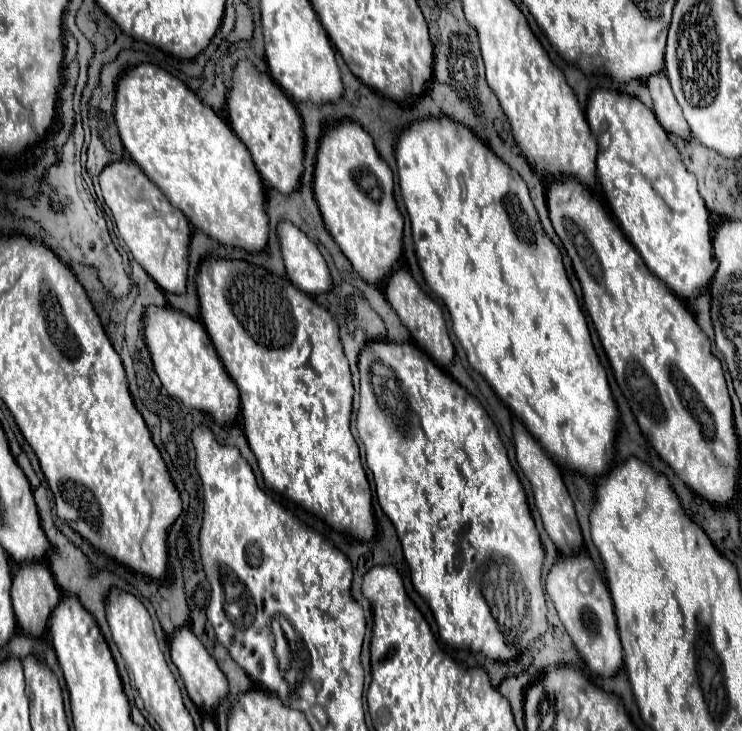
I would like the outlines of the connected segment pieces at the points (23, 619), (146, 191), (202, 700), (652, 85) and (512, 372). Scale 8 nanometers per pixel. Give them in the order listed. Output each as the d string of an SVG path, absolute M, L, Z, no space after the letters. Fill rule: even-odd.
M29 563L17 567L13 573L11 597L13 597L13 609L15 609L15 619L19 629L31 637L43 637L49 629L49 617L61 599L61 591L49 567L45 563Z
M131 159L109 163L99 175L99 185L103 199L115 217L119 235L127 243L135 261L141 263L165 293L185 293L191 229L183 211L173 207L161 189L137 165L133 165Z
M181 627L169 641L169 651L171 651L171 659L177 665L183 685L191 697L191 701L203 711L203 713L213 713L215 707L225 699L225 695L229 693L227 687L227 679L223 675L223 671L217 667L215 659L207 653L207 649L203 647L203 643L195 637L195 633L189 627Z
M657 73L653 77L649 77L647 87L651 91L651 99L653 99L653 113L657 117L657 121L661 123L661 127L667 133L673 133L685 141L691 139L691 131L689 125L681 113L681 107L677 103L677 99L673 99L673 91L669 87L669 79L665 73Z
M445 117L421 119L403 129L397 135L395 157L421 271L431 291L445 303L471 367L485 377L557 465L581 475L605 473L613 459L619 409L593 349L587 319L565 273L561 253L543 231L525 181L469 129ZM509 193L515 193L515 203L525 203L523 209L515 209L515 219L533 219L533 243L521 241L511 225L505 205Z

